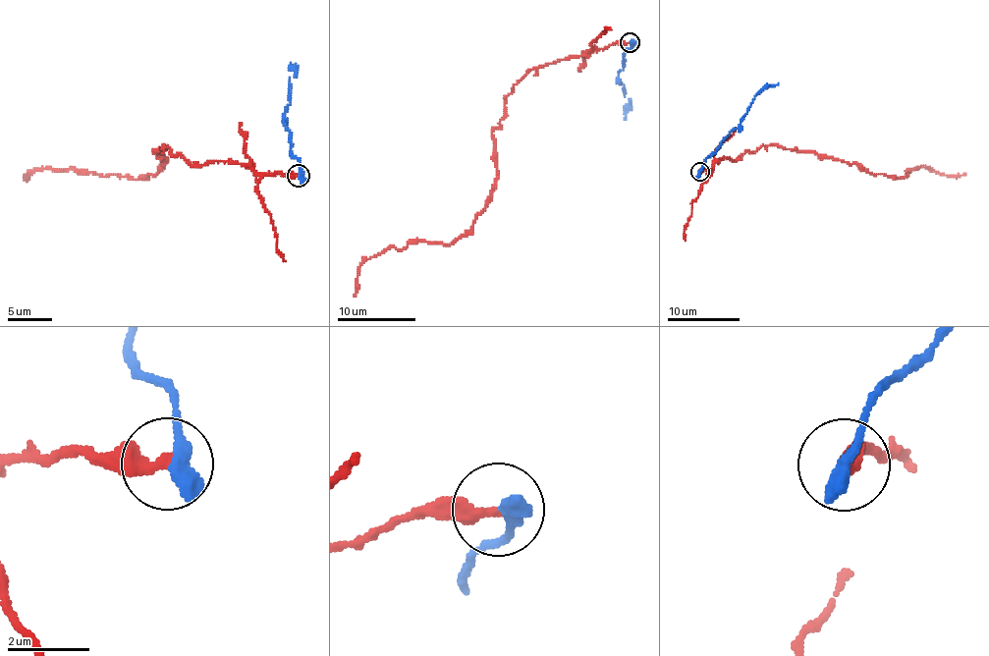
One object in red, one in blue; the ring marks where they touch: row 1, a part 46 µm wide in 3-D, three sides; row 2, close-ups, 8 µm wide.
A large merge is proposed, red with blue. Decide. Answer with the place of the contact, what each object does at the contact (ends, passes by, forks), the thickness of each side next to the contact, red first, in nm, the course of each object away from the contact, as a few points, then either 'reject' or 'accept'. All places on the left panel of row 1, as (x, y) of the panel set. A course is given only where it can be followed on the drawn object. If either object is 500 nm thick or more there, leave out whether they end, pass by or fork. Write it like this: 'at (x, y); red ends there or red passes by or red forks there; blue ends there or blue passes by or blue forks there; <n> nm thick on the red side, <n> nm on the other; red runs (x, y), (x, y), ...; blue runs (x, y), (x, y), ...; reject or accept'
at (299, 176); red ends there; blue ends there; 340 nm thick on the red side, 480 nm on the other; red runs (299, 176), (229, 161), (192, 165), (164, 147), (153, 151), (164, 164), (138, 180), (70, 169), (24, 174); blue runs (299, 176), (300, 162), (292, 155), (292, 133), (284, 123), (290, 100), (289, 80), (295, 73), (290, 62); reject

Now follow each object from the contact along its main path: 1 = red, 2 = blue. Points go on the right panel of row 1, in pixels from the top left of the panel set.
1: (700, 172), (722, 158), (735, 159), (767, 145), (849, 162), (896, 179), (928, 166), (944, 175), (965, 173)
2: (700, 172), (704, 161), (735, 130), (754, 95), (778, 82)

